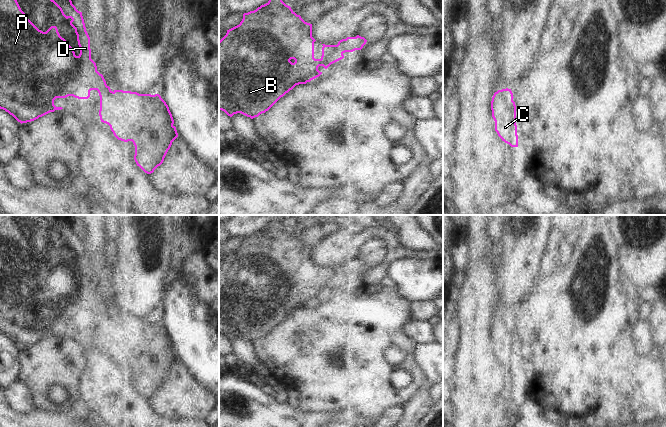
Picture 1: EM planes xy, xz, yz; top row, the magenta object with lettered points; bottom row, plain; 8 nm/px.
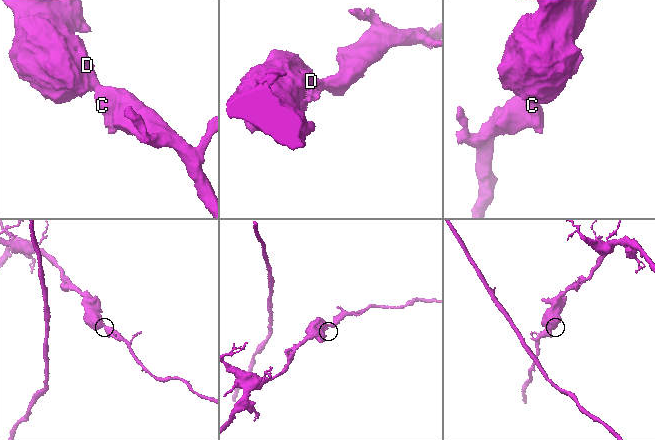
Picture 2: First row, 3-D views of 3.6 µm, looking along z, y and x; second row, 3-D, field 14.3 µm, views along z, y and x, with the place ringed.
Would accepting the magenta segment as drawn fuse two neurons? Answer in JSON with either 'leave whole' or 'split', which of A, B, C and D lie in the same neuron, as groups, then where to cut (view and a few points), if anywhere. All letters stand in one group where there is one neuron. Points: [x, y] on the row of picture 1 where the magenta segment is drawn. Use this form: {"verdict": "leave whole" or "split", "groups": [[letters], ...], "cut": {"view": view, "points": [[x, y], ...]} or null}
{"verdict": "leave whole", "groups": [["A", "B", "C", "D"]], "cut": null}

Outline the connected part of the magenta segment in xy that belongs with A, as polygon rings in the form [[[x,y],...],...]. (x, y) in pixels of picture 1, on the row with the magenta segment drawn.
[[[0,0],[0,109],[22,124],[63,109],[54,105],[56,98],[73,96],[88,99],[90,91],[97,90],[101,122],[110,126],[118,140],[132,141],[137,166],[147,174],[153,173],[163,163],[172,142],[178,137],[168,105],[159,94],[112,91],[91,59],[90,37],[82,12],[76,9],[71,0],[50,1],[66,19],[72,19],[70,25],[75,29],[80,54],[75,55],[74,49],[60,36],[56,26],[43,32],[27,18],[17,0]]]

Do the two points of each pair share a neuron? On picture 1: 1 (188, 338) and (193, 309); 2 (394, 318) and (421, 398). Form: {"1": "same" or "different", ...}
{"1": "same", "2": "different"}

